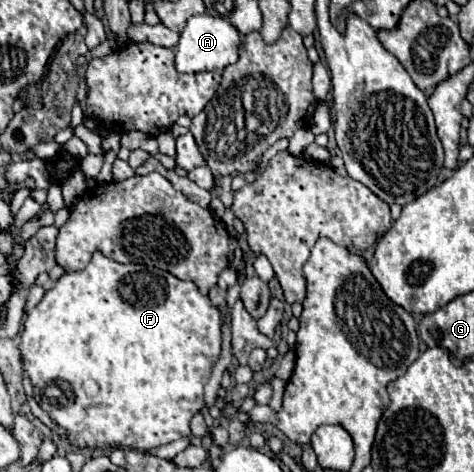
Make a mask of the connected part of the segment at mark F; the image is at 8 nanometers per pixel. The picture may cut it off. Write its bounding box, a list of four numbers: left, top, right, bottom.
[20,253,222,451]

